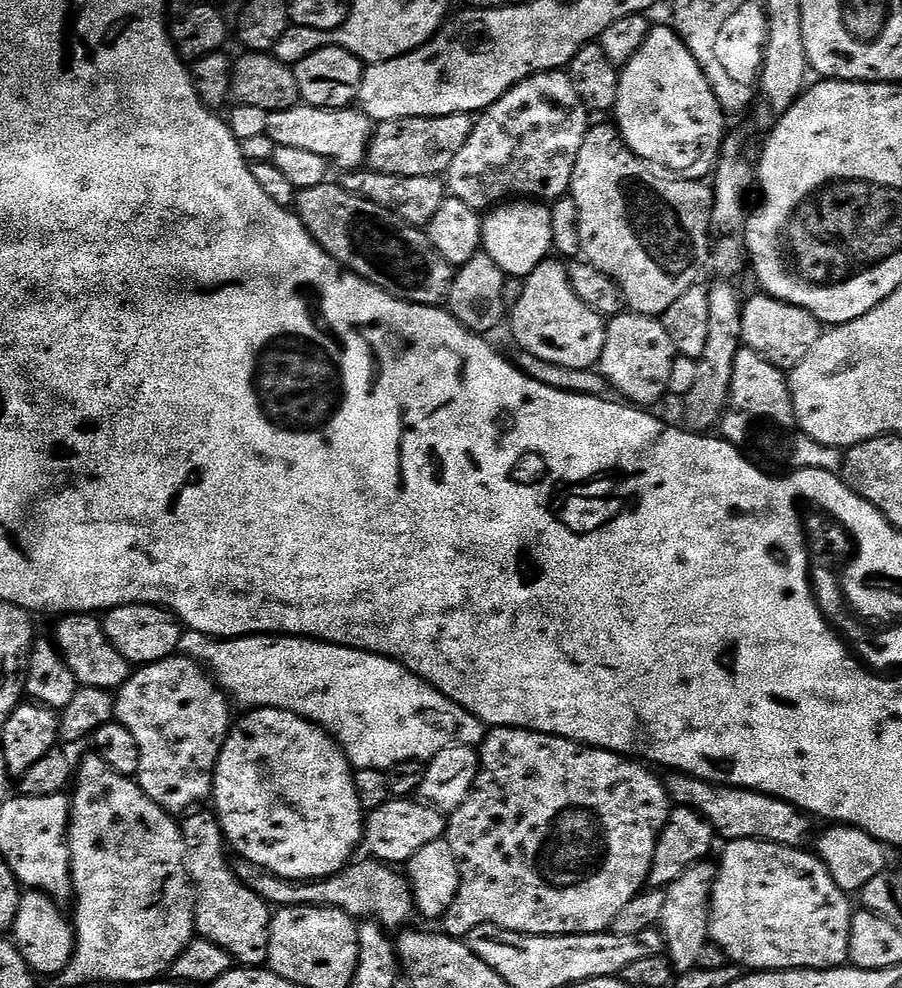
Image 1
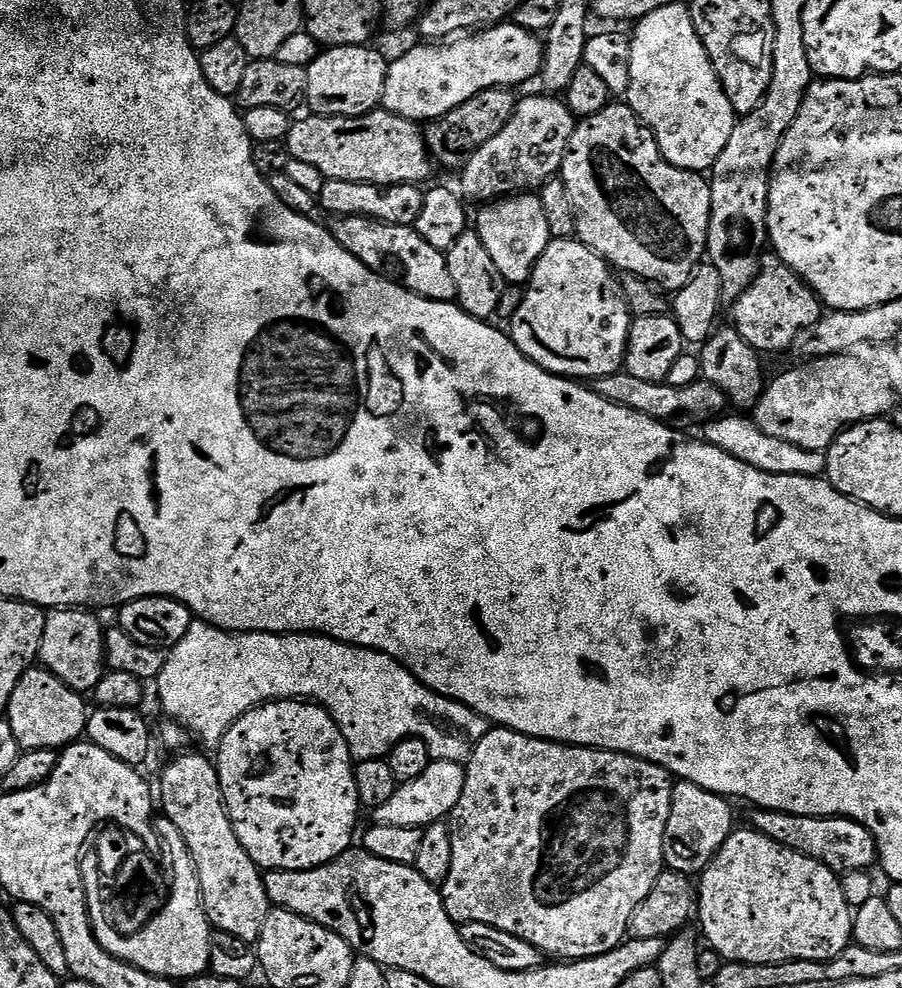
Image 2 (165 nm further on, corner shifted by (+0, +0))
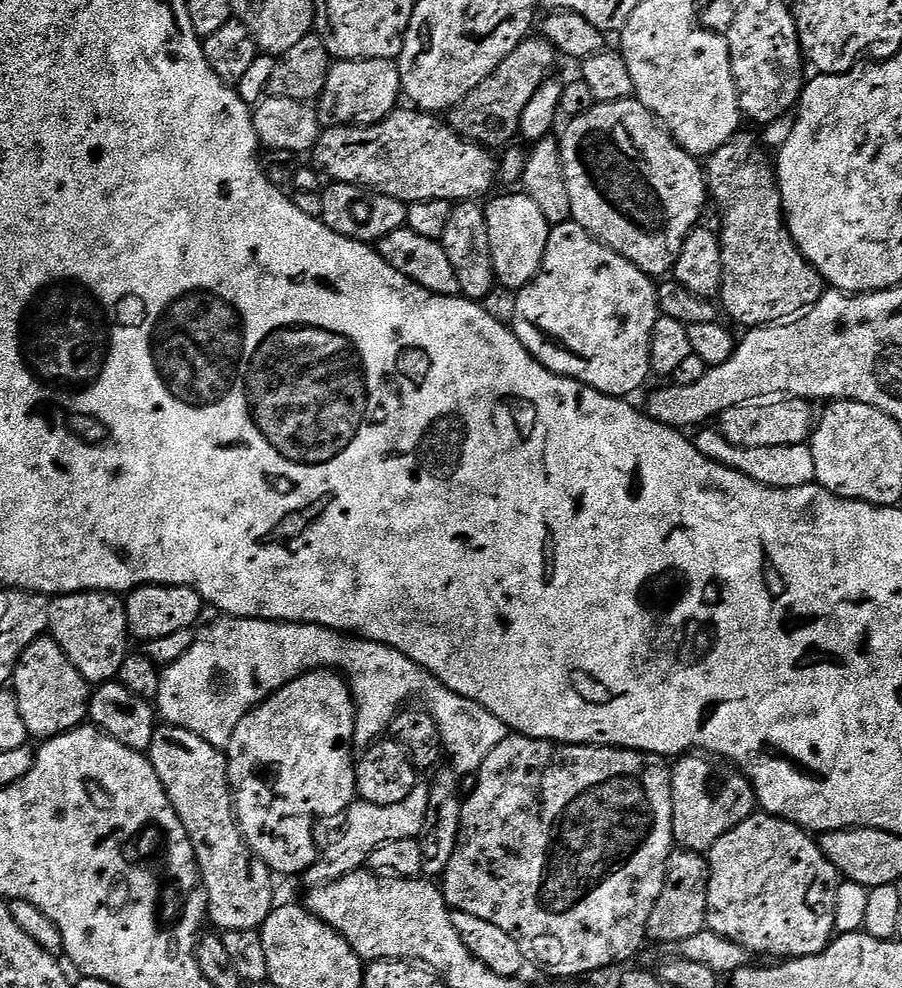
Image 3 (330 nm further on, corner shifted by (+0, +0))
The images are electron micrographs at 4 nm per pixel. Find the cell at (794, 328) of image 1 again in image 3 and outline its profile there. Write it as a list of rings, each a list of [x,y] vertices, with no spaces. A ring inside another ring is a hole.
[[[741,130],[737,132],[736,136],[734,138],[730,138],[728,142],[724,146],[718,149],[717,152],[713,152],[711,156],[707,157],[706,160],[706,179],[708,182],[708,190],[711,196],[711,199],[714,201],[716,200],[716,204],[718,207],[720,207],[720,228],[718,227],[718,235],[720,237],[720,249],[722,250],[722,286],[720,287],[719,293],[718,293],[718,300],[719,303],[722,305],[724,303],[724,308],[726,311],[728,311],[728,316],[730,319],[733,320],[736,324],[741,324],[741,329],[747,330],[749,328],[767,328],[769,324],[778,324],[781,322],[787,322],[793,318],[799,317],[801,314],[808,311],[809,308],[812,308],[815,304],[817,304],[822,297],[824,297],[825,291],[826,291],[826,281],[823,276],[821,276],[818,269],[811,264],[810,261],[807,260],[802,253],[798,250],[798,246],[794,242],[794,238],[790,234],[790,230],[788,229],[788,221],[784,219],[784,207],[782,206],[782,198],[780,197],[780,186],[776,183],[776,169],[774,167],[773,161],[770,159],[768,161],[768,156],[764,152],[760,152],[760,144],[758,141],[755,140],[754,137],[751,136],[750,133],[747,132],[747,130]]]

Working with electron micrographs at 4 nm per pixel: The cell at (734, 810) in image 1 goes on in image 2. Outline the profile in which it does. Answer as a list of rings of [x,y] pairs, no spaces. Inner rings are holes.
[[[769,808],[753,813],[751,827],[755,831],[798,854],[806,854],[806,858],[814,858],[834,873],[868,872],[871,864],[877,863],[874,834],[870,834],[870,830],[866,830],[866,826],[857,820],[847,820],[845,816],[803,816]]]

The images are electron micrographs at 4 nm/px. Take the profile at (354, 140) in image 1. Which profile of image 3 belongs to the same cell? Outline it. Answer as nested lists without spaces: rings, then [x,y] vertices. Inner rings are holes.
[[[397,110],[392,112],[377,124],[345,124],[343,128],[324,128],[321,131],[318,142],[314,149],[314,157],[316,156],[315,167],[319,169],[329,181],[337,184],[359,184],[362,188],[371,188],[378,192],[384,192],[390,198],[398,198],[406,205],[417,204],[418,202],[426,202],[427,200],[447,200],[449,202],[476,202],[481,198],[487,197],[495,184],[498,184],[498,160],[489,149],[483,148],[481,144],[472,144],[468,140],[464,140],[457,134],[450,125],[447,124],[439,115],[421,112],[419,110],[411,110],[412,112],[403,112]]]

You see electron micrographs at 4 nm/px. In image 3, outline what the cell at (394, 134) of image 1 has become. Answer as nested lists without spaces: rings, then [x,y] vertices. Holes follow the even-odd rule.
[[[543,38],[523,40],[514,54],[510,54],[510,58],[506,58],[506,62],[502,62],[490,78],[486,78],[486,82],[478,82],[478,86],[474,86],[474,90],[470,90],[470,94],[466,94],[466,98],[462,98],[462,102],[447,113],[447,124],[472,144],[481,144],[489,150],[503,149],[508,146],[503,144],[517,139],[522,110],[526,110],[530,98],[538,94],[538,86],[545,84],[555,73],[552,71],[556,68],[556,59],[556,47],[550,41]]]

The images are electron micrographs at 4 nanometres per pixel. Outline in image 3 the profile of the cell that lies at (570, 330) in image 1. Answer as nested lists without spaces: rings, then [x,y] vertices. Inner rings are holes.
[[[569,222],[567,224],[555,225],[549,231],[548,241],[546,242],[546,254],[540,267],[540,273],[525,288],[519,289],[516,298],[516,313],[510,327],[516,333],[518,342],[522,342],[522,346],[526,346],[528,353],[543,368],[549,368],[551,372],[556,372],[559,376],[569,376],[570,379],[582,382],[586,386],[590,386],[607,396],[628,398],[631,397],[631,392],[638,391],[647,382],[648,376],[651,377],[653,375],[653,370],[650,366],[650,338],[654,334],[654,322],[660,319],[661,315],[658,288],[654,283],[653,277],[647,276],[642,270],[638,270],[638,266],[634,266],[614,250],[604,247],[581,224]]]

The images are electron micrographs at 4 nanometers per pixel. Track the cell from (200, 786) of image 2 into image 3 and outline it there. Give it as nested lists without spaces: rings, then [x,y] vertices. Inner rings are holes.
[[[164,724],[157,727],[152,744],[148,748],[147,757],[151,760],[154,770],[158,774],[158,778],[162,782],[162,786],[168,795],[168,804],[174,810],[174,814],[178,814],[178,818],[182,822],[182,826],[186,830],[186,834],[190,838],[190,842],[194,846],[194,854],[196,861],[200,867],[200,879],[205,896],[208,897],[207,919],[212,920],[220,927],[220,930],[229,932],[230,930],[259,930],[266,922],[266,918],[272,912],[274,901],[272,901],[272,879],[273,873],[265,866],[260,859],[248,849],[248,843],[244,840],[244,835],[240,833],[240,825],[236,823],[236,809],[232,803],[232,788],[228,785],[228,758],[221,749],[210,746],[210,742],[206,742],[202,738],[198,738],[198,734],[194,734],[185,728],[175,728],[172,724]]]

